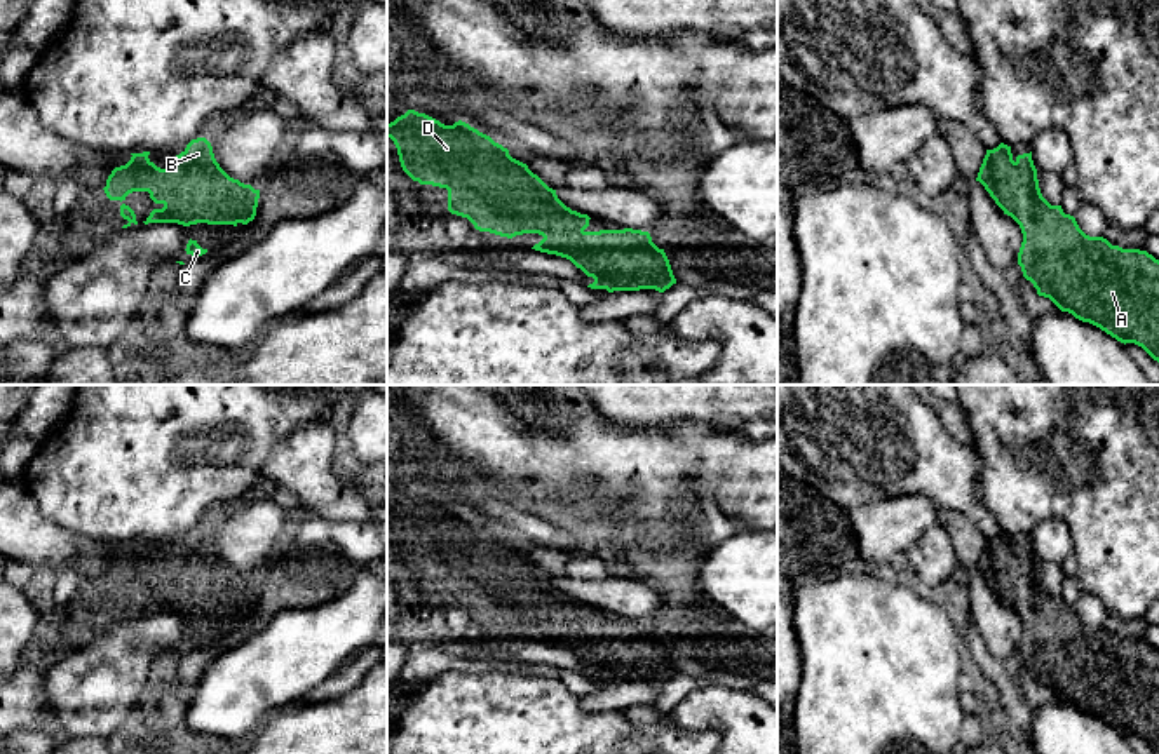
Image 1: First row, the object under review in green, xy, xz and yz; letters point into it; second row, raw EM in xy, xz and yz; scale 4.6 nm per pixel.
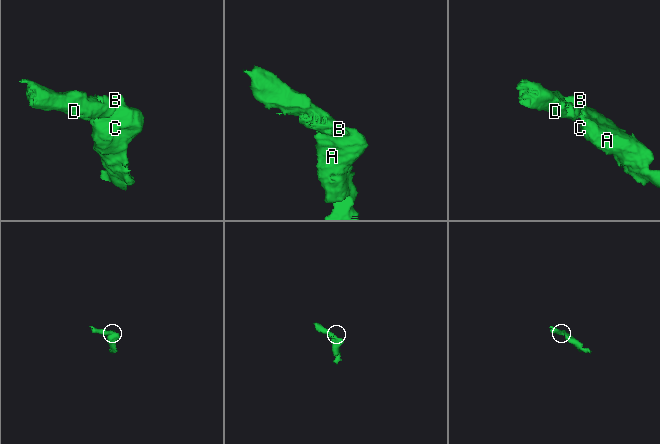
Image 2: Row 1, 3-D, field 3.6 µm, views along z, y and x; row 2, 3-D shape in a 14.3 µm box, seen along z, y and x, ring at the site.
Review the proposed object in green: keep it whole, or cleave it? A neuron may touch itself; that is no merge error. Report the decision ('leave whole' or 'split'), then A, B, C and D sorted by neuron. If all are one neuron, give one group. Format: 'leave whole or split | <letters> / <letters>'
leave whole | A B C D

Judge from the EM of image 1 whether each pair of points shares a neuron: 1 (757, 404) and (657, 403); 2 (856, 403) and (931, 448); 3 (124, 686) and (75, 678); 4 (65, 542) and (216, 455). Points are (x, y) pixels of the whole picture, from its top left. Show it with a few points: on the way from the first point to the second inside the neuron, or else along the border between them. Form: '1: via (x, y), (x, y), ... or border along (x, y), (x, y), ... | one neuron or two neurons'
1: via (732, 403), (682, 403) | one neuron
2: via (875, 422), (901, 448), (912, 448) | one neuron
3: via (112, 685), (88, 685) | one neuron
4: border along (42, 512), (74, 531), (117, 540) | two neurons

